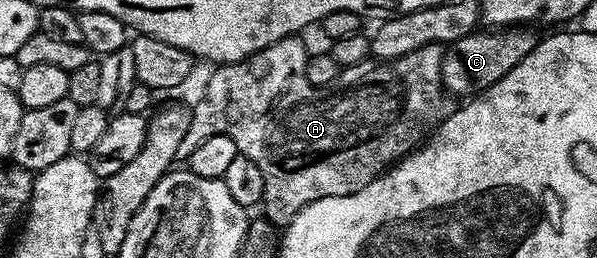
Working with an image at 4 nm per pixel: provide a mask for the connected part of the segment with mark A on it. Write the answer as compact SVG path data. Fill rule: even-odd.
M296 36L283 38L274 44L270 44L266 49L251 54L249 58L243 58L241 62L226 62L217 65L213 69L216 71L209 76L208 83L204 86L204 99L192 110L192 119L190 120L190 128L186 132L186 140L182 140L182 144L178 144L178 159L186 160L192 155L194 148L198 148L198 144L202 144L202 140L210 140L210 136L215 134L230 136L230 140L234 140L237 151L250 160L254 160L254 164L258 164L258 168L262 168L262 180L264 181L262 210L268 221L275 222L277 227L280 228L287 227L292 217L302 208L309 206L314 200L329 198L330 196L356 194L362 188L366 188L366 184L370 184L376 178L379 178L393 163L403 158L405 154L417 149L418 143L427 139L440 123L446 121L452 115L454 109L453 95L444 89L444 81L442 80L442 60L445 52L443 46L423 46L414 52L406 52L406 56L387 60L369 60L353 66L345 66L341 69L340 75L329 86L315 86L310 84L310 80L306 80L306 64L310 57L310 50L307 50L299 42L300 40Z

